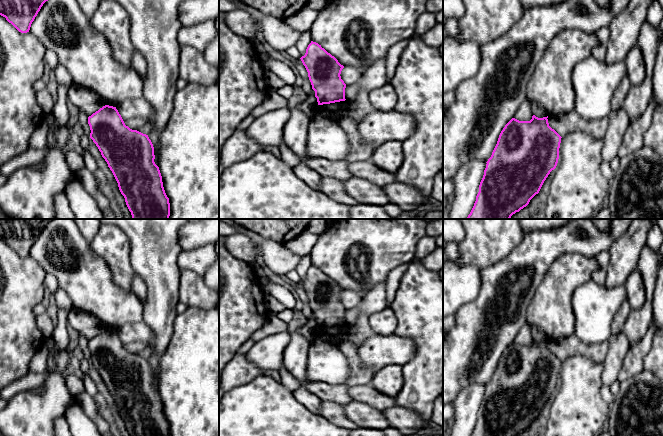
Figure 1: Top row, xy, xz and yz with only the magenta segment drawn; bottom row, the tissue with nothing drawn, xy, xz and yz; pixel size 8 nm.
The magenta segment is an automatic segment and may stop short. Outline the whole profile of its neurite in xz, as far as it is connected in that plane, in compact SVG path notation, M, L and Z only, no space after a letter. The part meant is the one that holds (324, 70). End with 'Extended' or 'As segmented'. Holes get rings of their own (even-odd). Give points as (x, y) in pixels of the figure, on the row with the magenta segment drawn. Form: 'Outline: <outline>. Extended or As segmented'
Outline: M311 41L300 59L308 72L318 105L356 100L360 90L369 93L388 83L386 57L377 60L357 83L349 86L340 76L344 66L318 43Z. Extended

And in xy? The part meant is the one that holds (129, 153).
Outline: M142 96L126 100L116 107L105 105L88 117L90 138L98 147L102 157L112 171L132 219L169 219L170 203L159 167L155 164L154 147L148 135L132 130L124 121L134 117L151 120L154 108Z. Extended

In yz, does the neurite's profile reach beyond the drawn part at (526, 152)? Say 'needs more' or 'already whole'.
needs more

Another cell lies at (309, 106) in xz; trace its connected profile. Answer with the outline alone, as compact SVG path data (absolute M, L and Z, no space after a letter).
M308 95L303 102L297 105L298 109L304 112L309 118L312 118L316 115L317 106L317 98L310 95Z

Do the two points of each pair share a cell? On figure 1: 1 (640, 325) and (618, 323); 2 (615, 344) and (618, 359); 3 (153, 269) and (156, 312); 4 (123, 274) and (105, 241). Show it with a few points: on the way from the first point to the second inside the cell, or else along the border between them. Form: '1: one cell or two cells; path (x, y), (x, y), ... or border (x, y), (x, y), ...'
1: one cell; path (635, 325), (623, 325)
2: one cell; path (617, 348), (617, 355)
3: one cell; path (156, 280), (156, 301)
4: one cell; path (120, 266), (116, 252), (113, 249)

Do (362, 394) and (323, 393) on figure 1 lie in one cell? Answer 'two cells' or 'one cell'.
one cell

